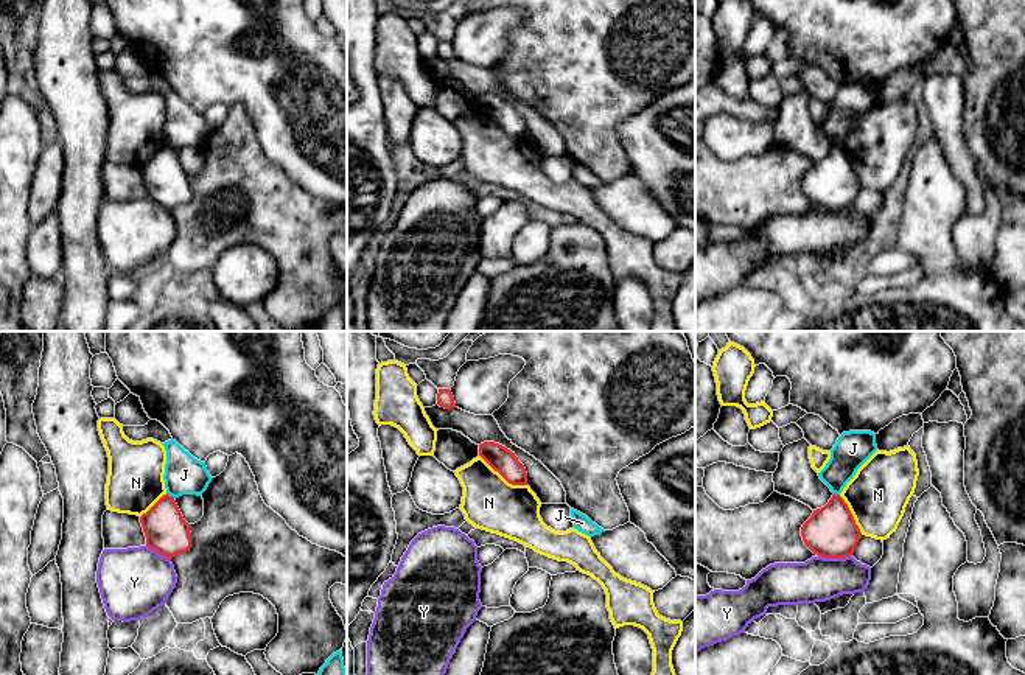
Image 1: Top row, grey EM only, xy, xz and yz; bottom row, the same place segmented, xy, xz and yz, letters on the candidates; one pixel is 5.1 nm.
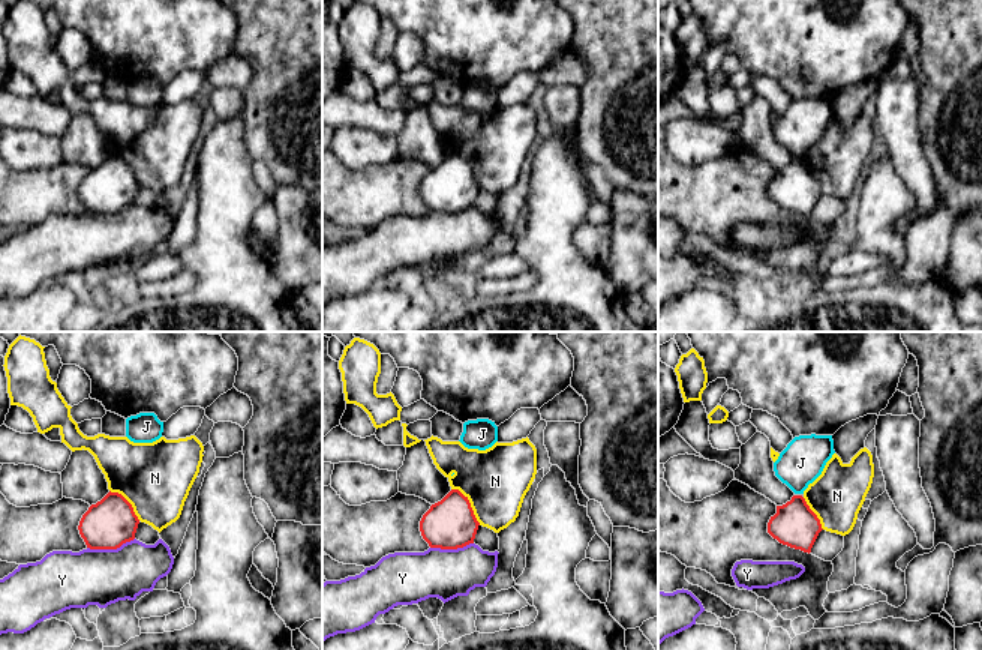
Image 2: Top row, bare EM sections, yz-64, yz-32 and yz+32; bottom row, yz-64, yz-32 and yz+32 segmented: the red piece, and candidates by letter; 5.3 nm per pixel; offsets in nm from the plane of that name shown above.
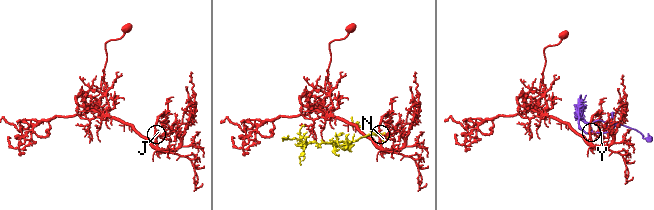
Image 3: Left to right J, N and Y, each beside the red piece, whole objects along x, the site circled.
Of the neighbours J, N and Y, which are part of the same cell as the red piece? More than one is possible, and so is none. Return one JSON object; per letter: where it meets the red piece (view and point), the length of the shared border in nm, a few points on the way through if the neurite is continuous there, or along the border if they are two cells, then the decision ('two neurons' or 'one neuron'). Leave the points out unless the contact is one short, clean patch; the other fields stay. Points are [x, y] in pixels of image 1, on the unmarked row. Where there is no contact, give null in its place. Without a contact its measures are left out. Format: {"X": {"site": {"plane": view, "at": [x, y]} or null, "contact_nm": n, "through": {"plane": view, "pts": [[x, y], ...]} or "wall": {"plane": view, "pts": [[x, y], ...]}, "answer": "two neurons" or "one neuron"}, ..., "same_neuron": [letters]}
{"J": {"site": {"plane": "xy", "at": [171, 148]}, "contact_nm": 60, "wall": {"plane": "xy", "pts": [[167, 143], [174, 150]]}, "answer": "two neurons"}, "N": {"site": {"plane": "xz", "at": [503, 128]}, "contact_nm": 300, "answer": "two neurons"}, "Y": {"site": {"plane": "yz", "at": [836, 209]}, "contact_nm": 180, "answer": "two neurons"}, "same_neuron": []}

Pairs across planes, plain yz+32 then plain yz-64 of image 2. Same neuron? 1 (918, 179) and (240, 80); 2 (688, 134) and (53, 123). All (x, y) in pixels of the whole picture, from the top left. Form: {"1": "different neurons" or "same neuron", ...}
{"1": "different neurons", "2": "different neurons"}

